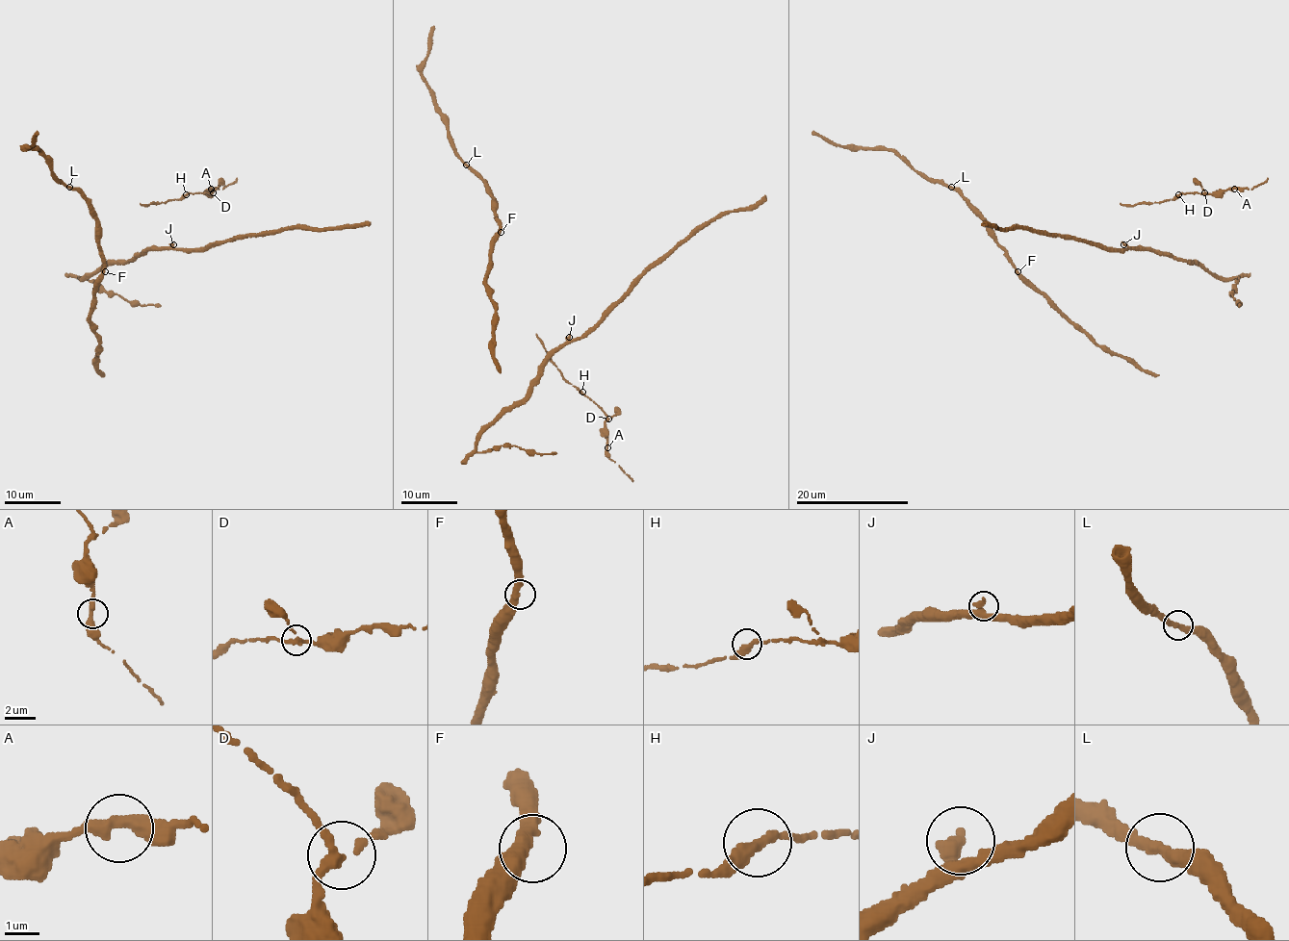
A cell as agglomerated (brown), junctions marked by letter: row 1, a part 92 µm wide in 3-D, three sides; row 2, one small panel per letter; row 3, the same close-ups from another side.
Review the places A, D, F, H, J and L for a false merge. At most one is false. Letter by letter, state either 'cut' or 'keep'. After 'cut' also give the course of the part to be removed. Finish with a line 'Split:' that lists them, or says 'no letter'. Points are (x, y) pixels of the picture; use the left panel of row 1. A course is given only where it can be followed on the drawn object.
A: keep
D: keep
F: keep
H: keep
J: keep
L: keep
Split: no letter

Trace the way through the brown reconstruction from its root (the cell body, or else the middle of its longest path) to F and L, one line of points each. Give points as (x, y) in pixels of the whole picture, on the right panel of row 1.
F: (1158, 375), (1148, 373), (1130, 360), (1105, 351), (1078, 330), (1018, 271)
L: (1158, 375), (1148, 373), (1130, 360), (1105, 351), (1078, 330), (1015, 268), (983, 216), (958, 190), (950, 188)

